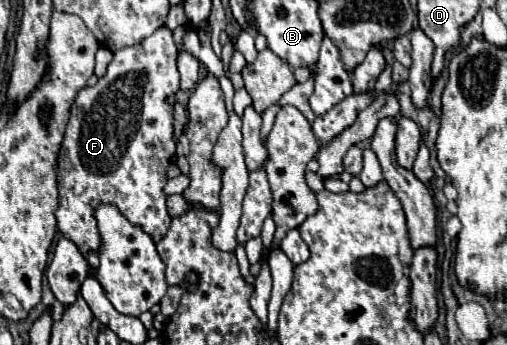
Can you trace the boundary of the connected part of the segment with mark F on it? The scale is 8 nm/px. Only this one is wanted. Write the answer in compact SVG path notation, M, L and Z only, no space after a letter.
M160 27L150 37L146 37L142 43L114 51L114 59L108 65L106 75L100 77L94 87L84 87L82 91L78 91L78 99L74 101L74 111L70 111L70 123L66 125L66 135L64 135L64 141L62 141L62 151L58 155L58 193L60 193L60 205L58 205L58 211L56 211L56 219L58 219L58 231L66 239L70 239L82 251L84 257L88 257L90 251L94 251L94 253L100 251L102 239L98 239L98 225L96 225L96 217L94 217L94 207L100 207L102 203L110 203L110 205L118 207L122 211L122 215L126 215L126 219L130 219L130 223L134 223L136 227L142 227L142 231L146 231L154 239L154 243L158 243L158 239L162 239L162 235L166 235L166 231L170 229L172 217L166 211L168 195L164 193L164 185L168 183L166 171L168 171L170 159L176 155L176 141L174 141L174 97L180 91L180 73L176 69L176 57L178 57L178 49L174 45L172 31L166 29L166 27Z

